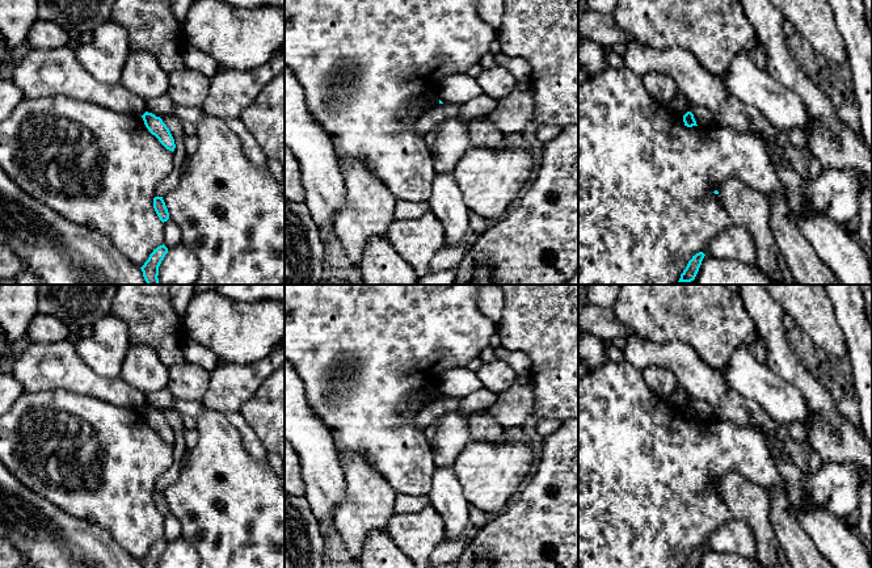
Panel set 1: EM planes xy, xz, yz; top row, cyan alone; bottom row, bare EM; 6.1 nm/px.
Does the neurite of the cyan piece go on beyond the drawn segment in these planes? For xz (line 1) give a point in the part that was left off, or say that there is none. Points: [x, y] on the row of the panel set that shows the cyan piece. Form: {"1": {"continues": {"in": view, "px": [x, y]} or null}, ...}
{"1": {"continues": null}}

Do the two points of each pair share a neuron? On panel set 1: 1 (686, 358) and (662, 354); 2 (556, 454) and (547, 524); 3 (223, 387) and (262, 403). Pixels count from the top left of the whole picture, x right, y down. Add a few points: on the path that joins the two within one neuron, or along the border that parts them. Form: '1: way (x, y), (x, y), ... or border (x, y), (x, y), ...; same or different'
1: way (681, 358), (668, 354); same
2: way (561, 471), (561, 507); same
3: border (269, 374), (237, 411); different

